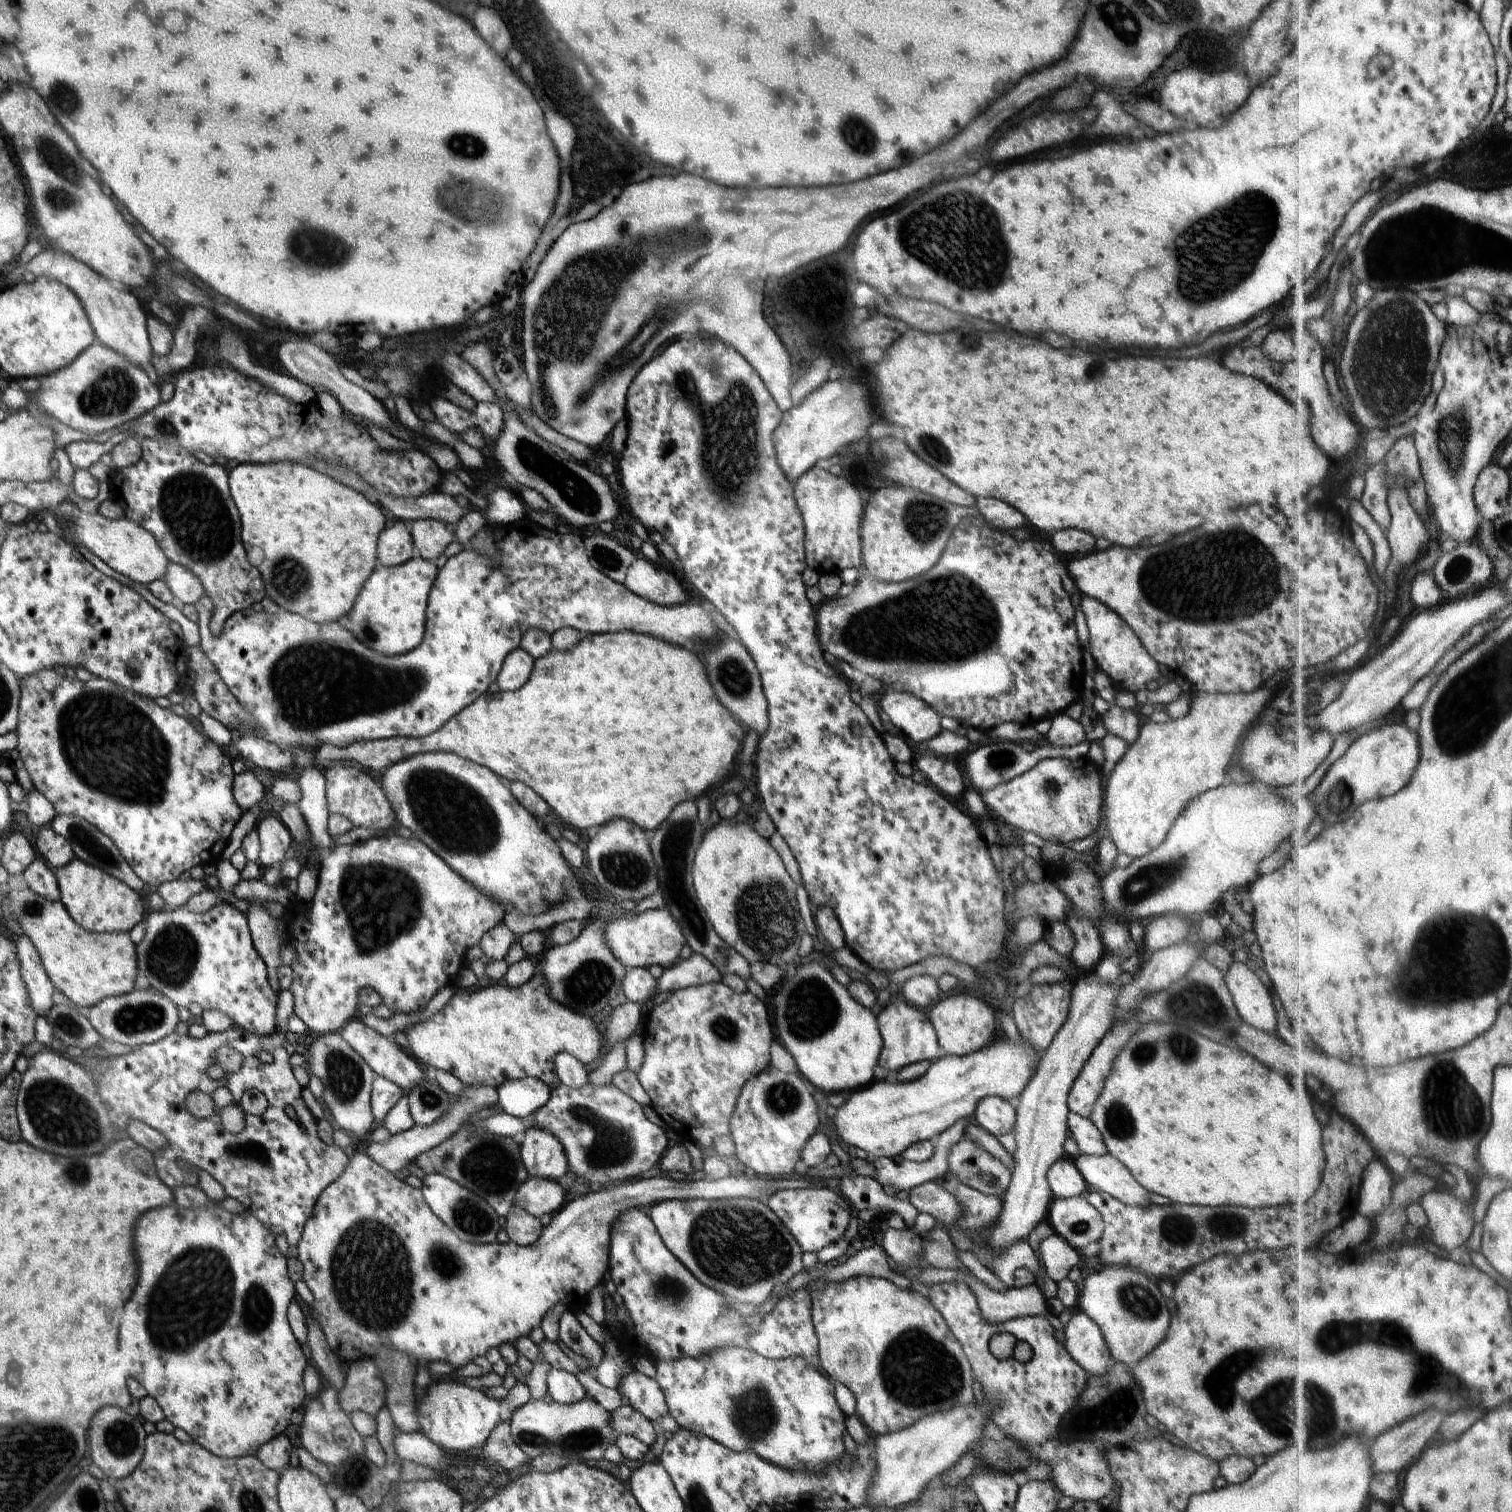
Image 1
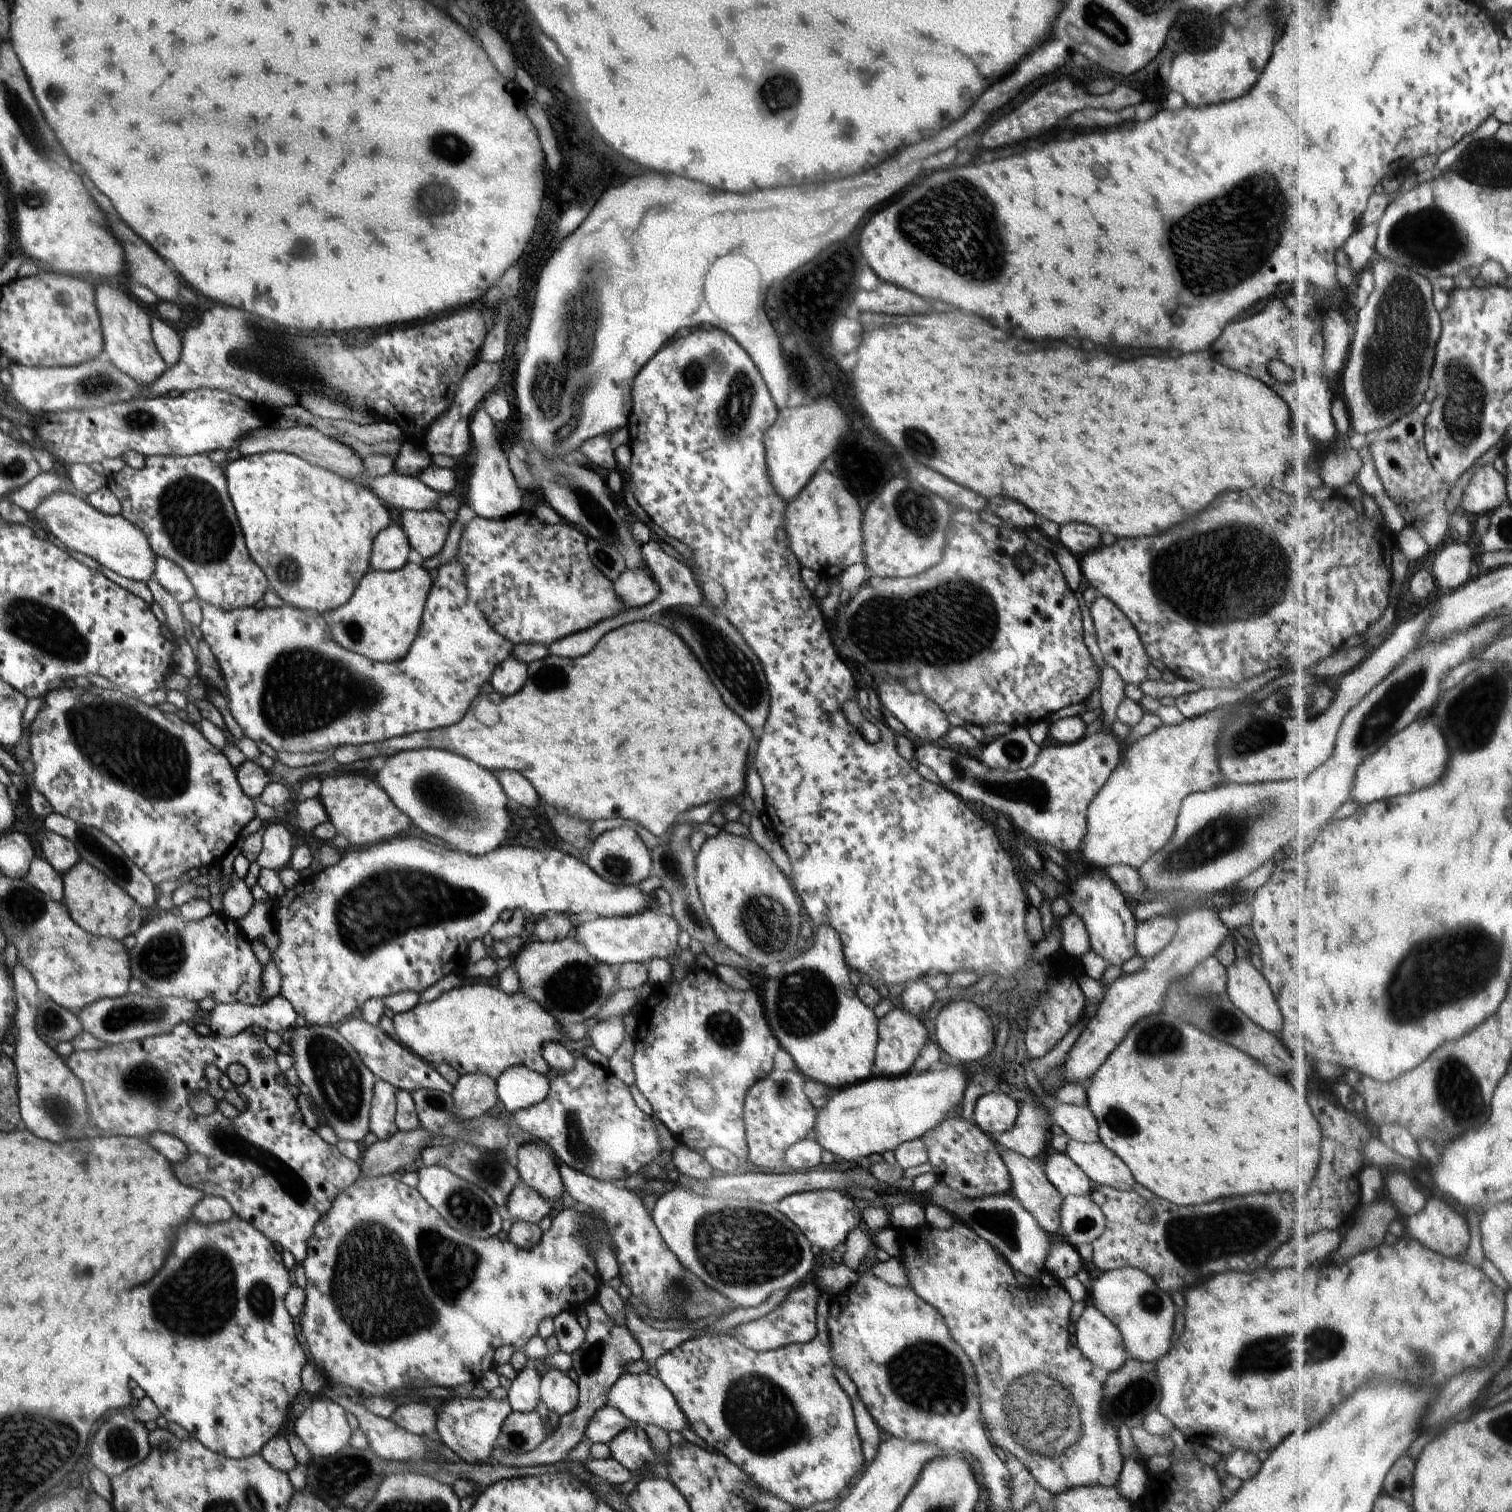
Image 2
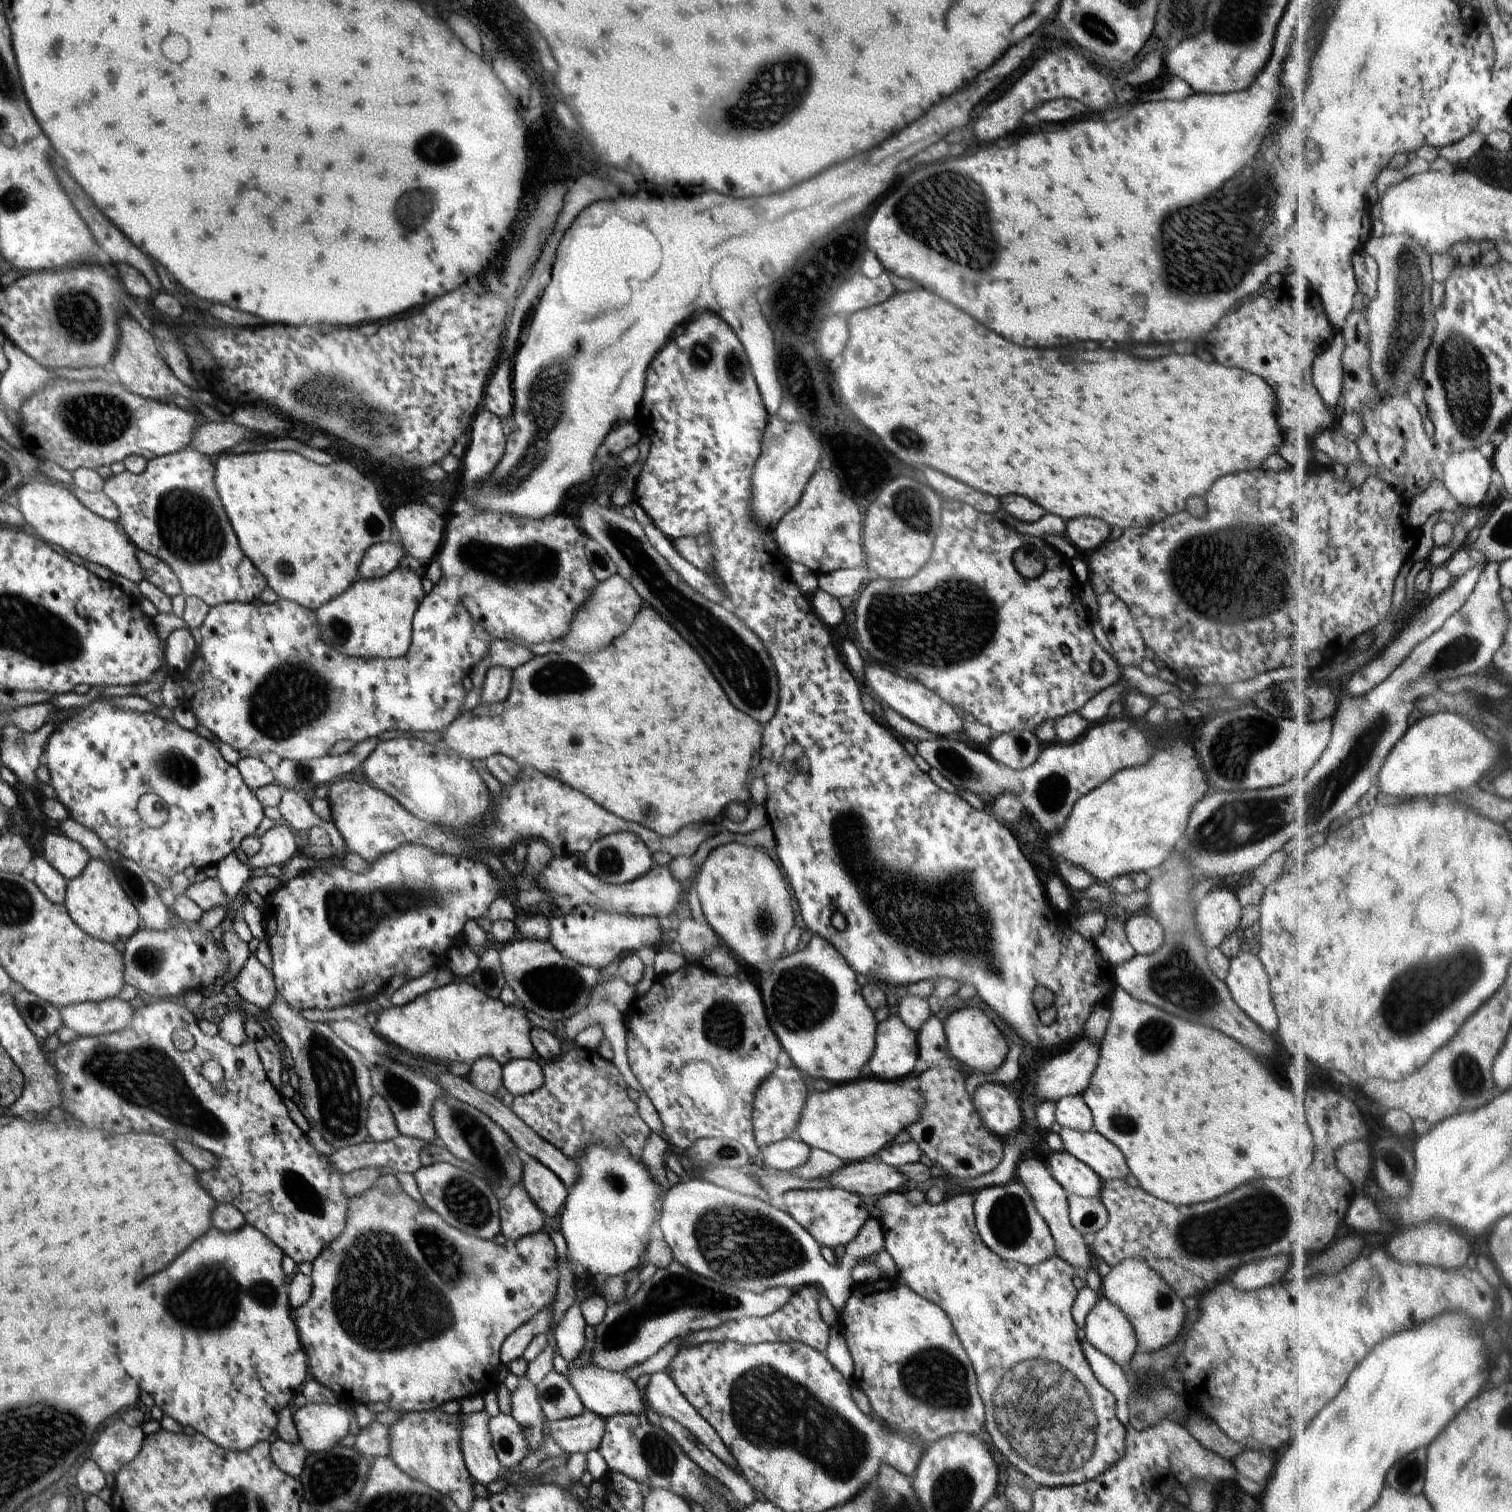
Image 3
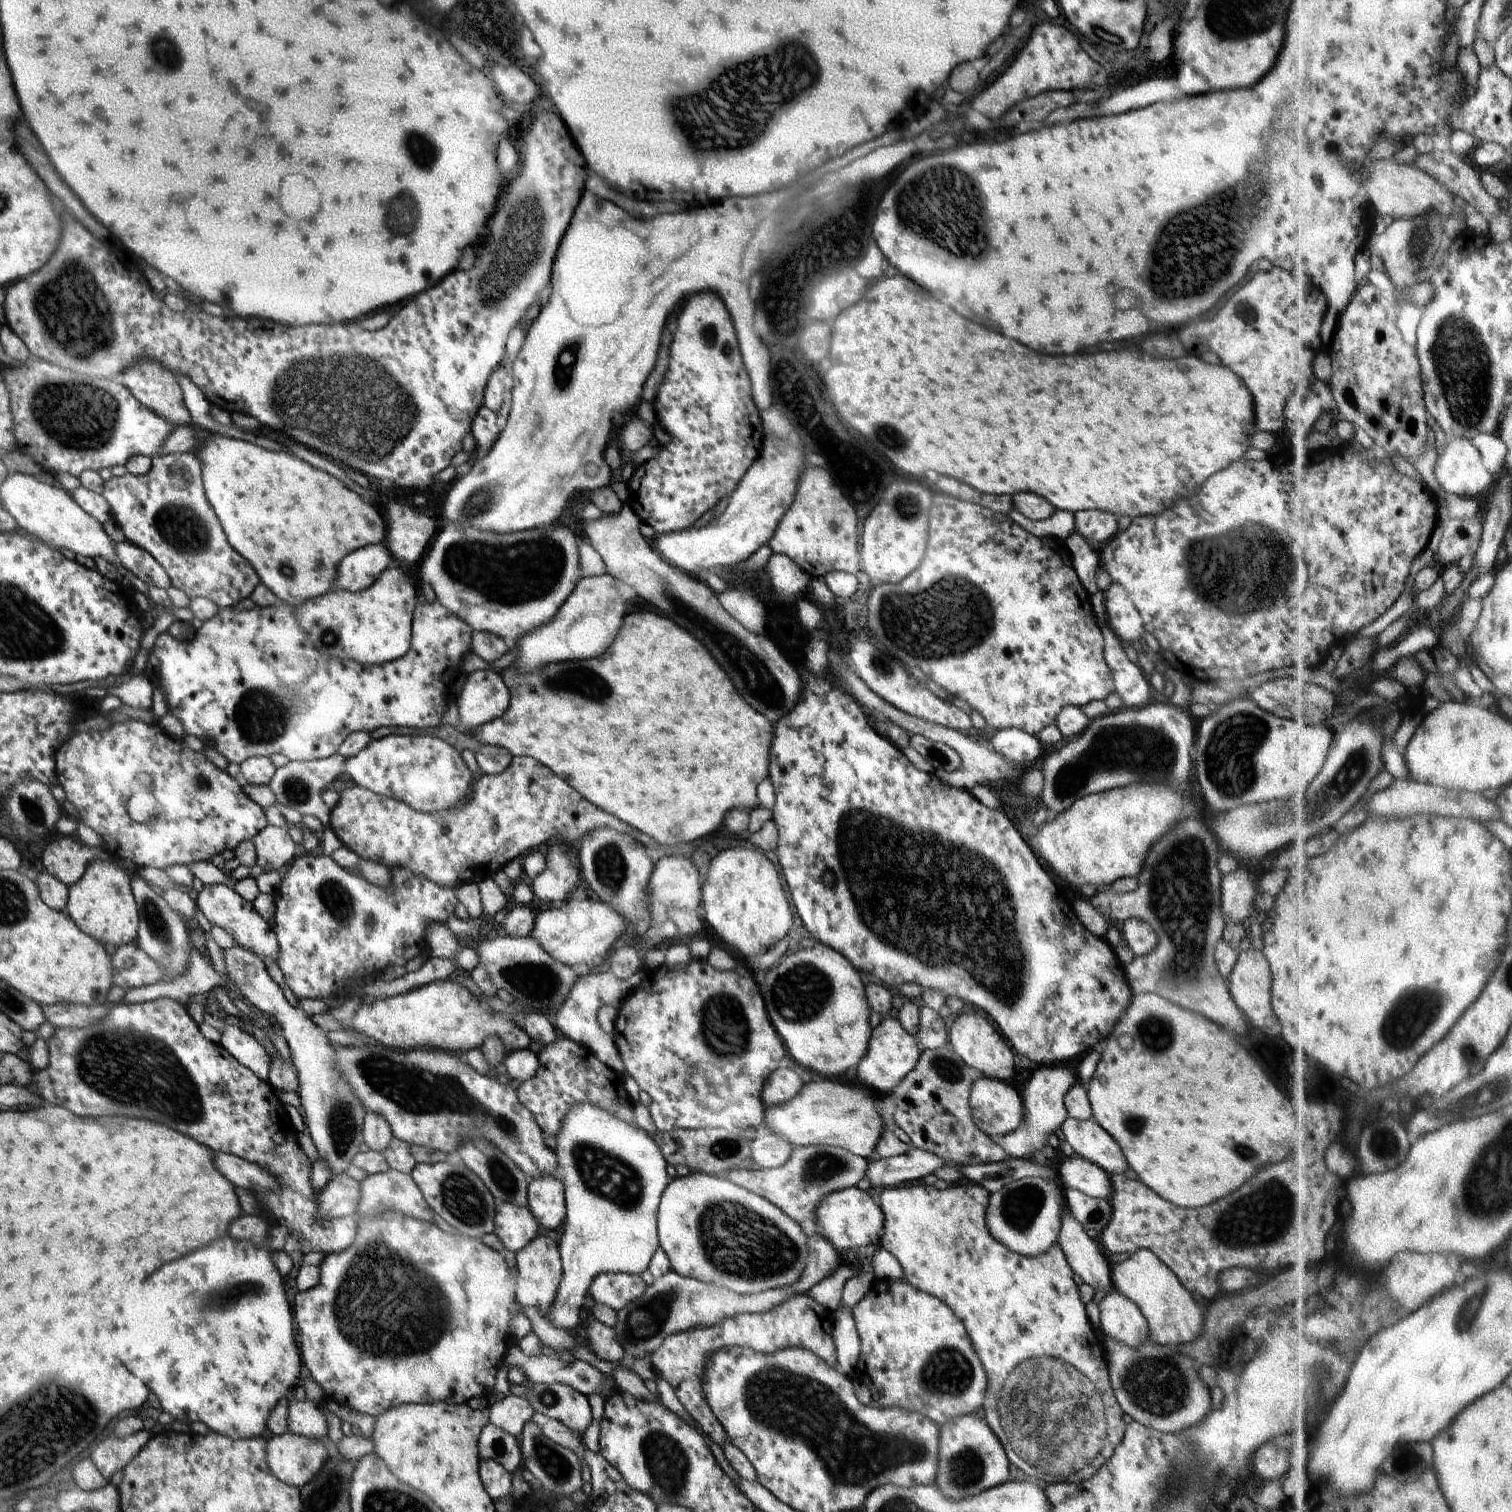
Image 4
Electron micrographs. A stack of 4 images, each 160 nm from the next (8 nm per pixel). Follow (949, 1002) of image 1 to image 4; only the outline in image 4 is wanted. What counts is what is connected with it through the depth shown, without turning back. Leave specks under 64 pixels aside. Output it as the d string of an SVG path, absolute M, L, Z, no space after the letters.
M973 1011L956 1016L950 1026L948 1043L970 1068L980 1071L984 1077L1002 1081L1018 1075L1014 1069L1012 1050L1006 1044L1006 1037L986 1018Z

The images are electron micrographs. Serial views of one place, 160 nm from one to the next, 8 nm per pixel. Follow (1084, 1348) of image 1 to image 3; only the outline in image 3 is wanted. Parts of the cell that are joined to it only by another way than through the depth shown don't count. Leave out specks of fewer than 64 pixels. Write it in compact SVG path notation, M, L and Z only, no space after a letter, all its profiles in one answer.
M1106 1297L1098 1302L1086 1317L1083 1326L1086 1340L1100 1352L1116 1361L1126 1371L1139 1342L1126 1315Z

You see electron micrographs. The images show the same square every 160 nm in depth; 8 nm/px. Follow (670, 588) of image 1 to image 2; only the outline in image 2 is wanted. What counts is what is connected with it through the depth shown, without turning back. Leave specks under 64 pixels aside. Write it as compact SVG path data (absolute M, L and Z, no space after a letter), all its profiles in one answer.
M626 570L613 584L614 594L622 600L625 609L638 609L654 602L660 596L659 585L644 570Z

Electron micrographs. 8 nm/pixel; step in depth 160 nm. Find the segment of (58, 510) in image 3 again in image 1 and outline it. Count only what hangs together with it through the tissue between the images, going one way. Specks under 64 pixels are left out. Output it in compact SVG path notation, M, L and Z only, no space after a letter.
M77 511L72 514L71 526L73 535L81 542L81 545L95 554L98 563L113 568L143 585L163 579L169 560L154 536L134 521L126 517L110 520L100 513L88 514Z

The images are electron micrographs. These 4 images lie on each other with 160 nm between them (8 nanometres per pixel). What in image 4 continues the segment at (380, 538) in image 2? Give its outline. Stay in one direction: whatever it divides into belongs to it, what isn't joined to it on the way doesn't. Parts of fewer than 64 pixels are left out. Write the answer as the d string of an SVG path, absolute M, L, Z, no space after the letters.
M383 543L368 545L347 554L338 565L337 575L335 578L336 589L342 589L350 592L358 592L372 586L376 579L386 569L390 569L395 565L393 556Z

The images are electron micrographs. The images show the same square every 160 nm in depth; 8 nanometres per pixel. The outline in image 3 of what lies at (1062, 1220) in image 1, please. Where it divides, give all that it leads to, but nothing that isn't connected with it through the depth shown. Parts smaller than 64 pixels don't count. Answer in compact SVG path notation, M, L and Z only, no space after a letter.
M1068 1193L1067 1201L1070 1222L1082 1236L1097 1233L1106 1226L1109 1214L1099 1197L1081 1197Z

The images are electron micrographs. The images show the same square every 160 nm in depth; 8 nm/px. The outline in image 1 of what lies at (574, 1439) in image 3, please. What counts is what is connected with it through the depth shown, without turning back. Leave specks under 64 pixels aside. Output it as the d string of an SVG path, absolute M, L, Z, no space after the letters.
M624 1404L611 1413L613 1433L618 1435L632 1435L649 1447L656 1440L656 1425L652 1424L641 1412L628 1404Z

